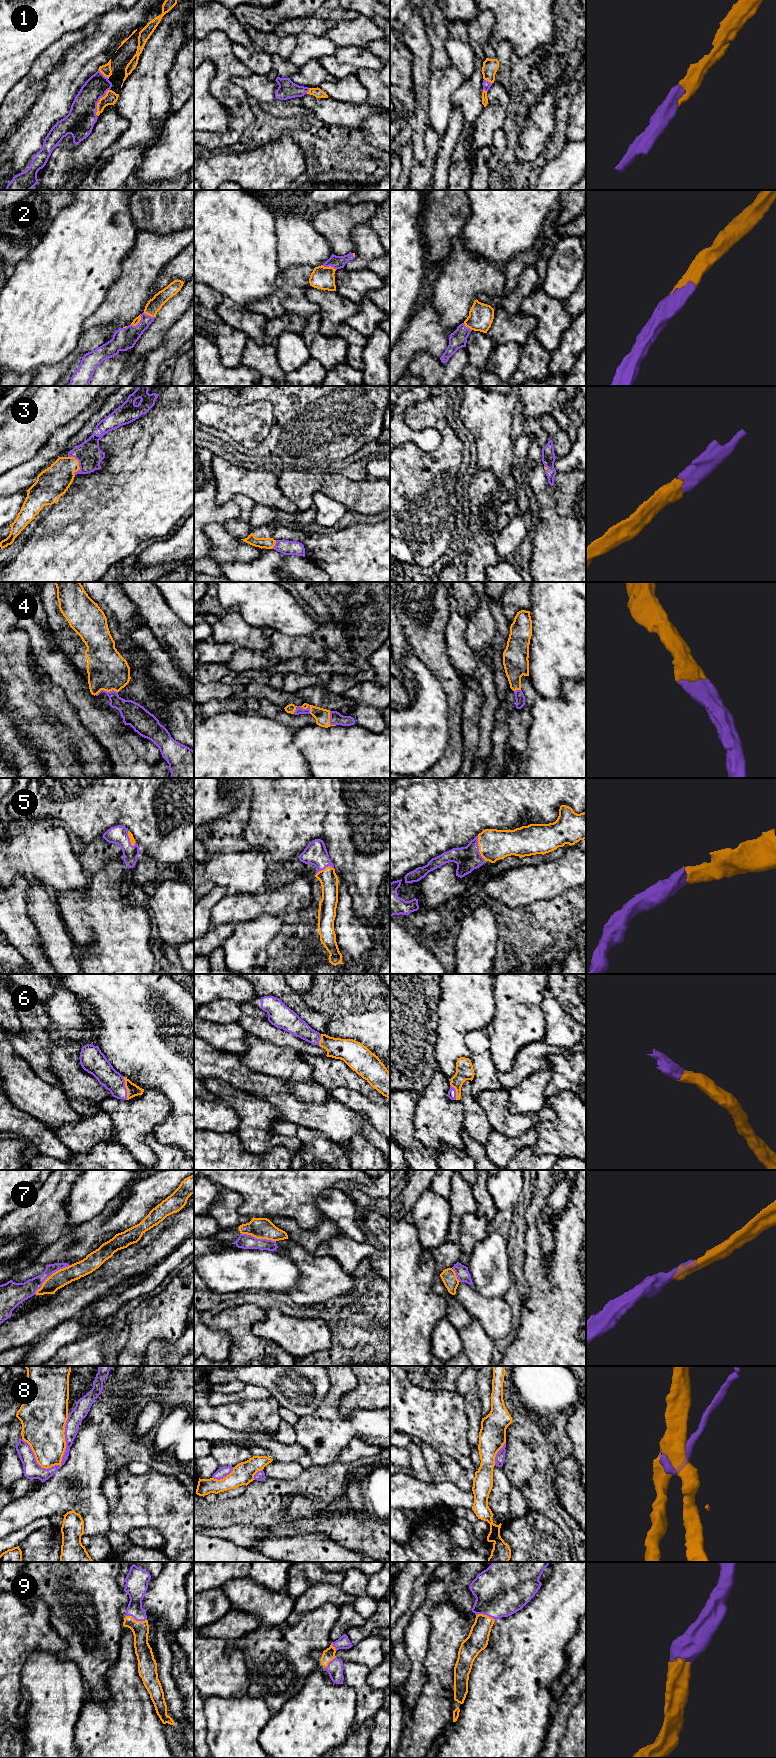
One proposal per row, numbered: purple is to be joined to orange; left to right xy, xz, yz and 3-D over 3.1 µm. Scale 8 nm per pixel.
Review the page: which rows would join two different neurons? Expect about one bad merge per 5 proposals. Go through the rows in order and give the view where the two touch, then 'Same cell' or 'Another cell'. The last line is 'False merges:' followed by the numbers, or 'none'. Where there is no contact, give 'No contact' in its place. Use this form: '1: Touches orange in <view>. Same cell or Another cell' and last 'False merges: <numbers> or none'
1: Touches orange in xy. Same cell
2: Touches orange in xy. Same cell
3: Touches orange in xy. Same cell
4: Touches orange in xy. Same cell
5: Touches orange in yz. Same cell
6: Touches orange in xy. Same cell
7: Touches orange in xy. Same cell
8: Touches orange in xy. Another cell
9: Touches orange in xy. Same cell
False merges: 8

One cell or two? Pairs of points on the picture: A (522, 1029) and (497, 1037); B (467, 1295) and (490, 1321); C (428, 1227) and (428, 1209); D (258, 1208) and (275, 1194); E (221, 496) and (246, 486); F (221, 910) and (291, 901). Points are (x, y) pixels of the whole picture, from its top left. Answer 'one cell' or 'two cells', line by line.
A: one cell
B: one cell
C: one cell
D: one cell
E: one cell
F: one cell

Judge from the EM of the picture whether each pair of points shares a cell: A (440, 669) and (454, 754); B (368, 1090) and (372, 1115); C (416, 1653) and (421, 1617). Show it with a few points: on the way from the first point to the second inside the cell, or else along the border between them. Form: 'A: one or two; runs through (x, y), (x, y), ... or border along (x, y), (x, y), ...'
A: one; runs through (454, 690), (454, 733)
B: two; border along (349, 1090), (355, 1090), (379, 1105)
C: one; runs through (417, 1644), (417, 1632), (420, 1626)

